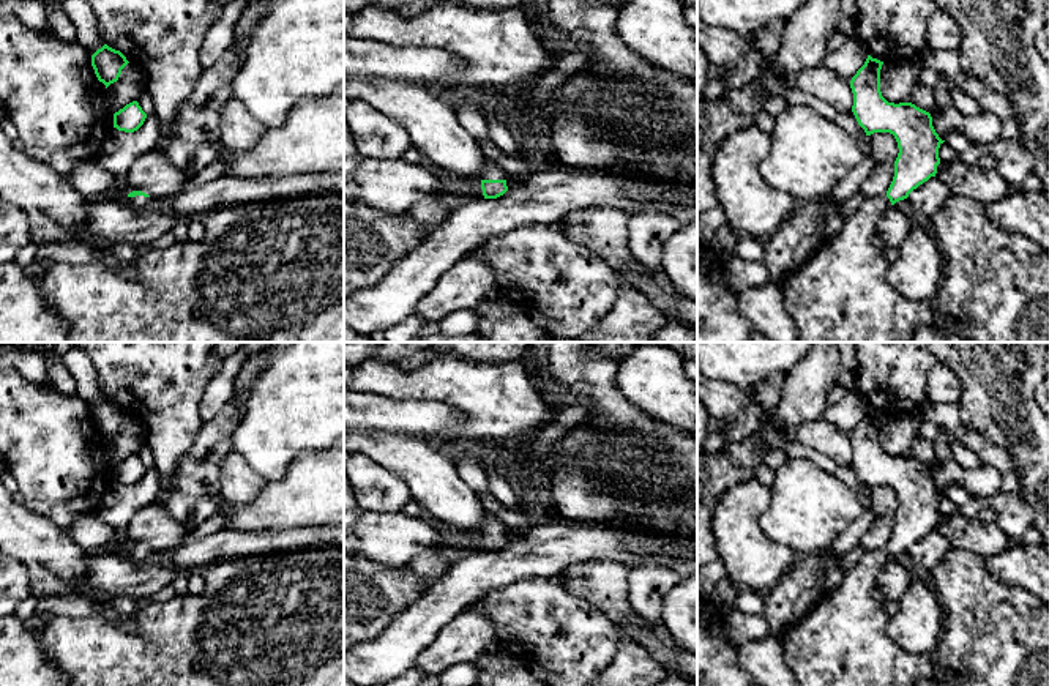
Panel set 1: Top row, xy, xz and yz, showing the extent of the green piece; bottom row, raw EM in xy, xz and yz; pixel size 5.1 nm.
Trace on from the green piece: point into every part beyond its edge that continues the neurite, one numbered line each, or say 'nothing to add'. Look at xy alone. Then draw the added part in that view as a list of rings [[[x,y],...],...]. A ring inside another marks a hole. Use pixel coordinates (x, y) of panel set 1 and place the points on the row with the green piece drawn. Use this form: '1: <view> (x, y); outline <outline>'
1: xy (139, 202); outline [[[136,196],[136,197],[128,197],[126,205],[136,210],[144,210],[153,203],[151,197],[144,197],[144,196]]]

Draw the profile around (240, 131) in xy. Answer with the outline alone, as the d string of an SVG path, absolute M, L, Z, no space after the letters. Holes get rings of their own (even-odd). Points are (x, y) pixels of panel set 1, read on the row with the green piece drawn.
M230 98L222 106L219 131L226 150L245 151L257 145L267 126L254 118L240 99Z

